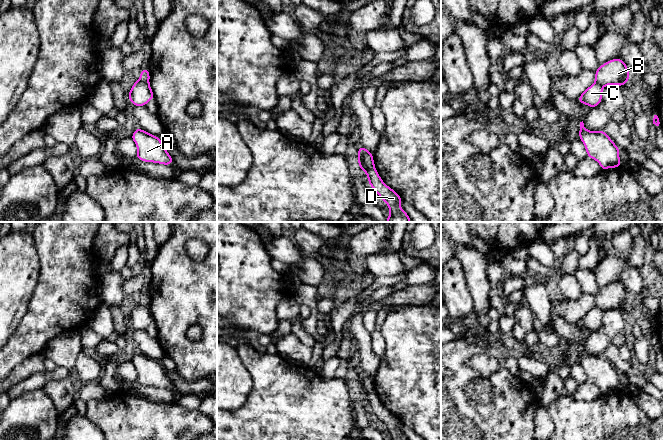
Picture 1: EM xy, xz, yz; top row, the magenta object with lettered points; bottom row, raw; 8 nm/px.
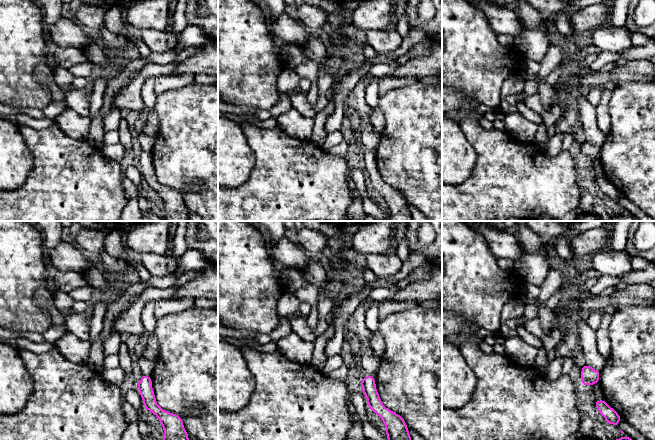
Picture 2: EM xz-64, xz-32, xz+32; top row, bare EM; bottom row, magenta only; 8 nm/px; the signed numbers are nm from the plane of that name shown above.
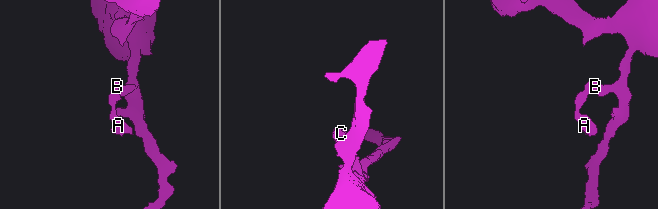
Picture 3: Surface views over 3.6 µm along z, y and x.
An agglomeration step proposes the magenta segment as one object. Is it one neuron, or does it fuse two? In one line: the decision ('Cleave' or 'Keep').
Cleave

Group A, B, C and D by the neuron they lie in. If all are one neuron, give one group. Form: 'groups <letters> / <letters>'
groups A C / B D

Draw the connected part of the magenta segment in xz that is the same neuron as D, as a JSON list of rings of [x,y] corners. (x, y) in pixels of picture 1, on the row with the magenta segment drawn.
[[[367,154],[359,159],[358,166],[367,174],[370,187],[388,205],[390,214],[386,222],[411,222],[409,215],[400,206],[400,202],[402,201],[401,196],[387,186],[379,176],[375,168],[373,154]]]

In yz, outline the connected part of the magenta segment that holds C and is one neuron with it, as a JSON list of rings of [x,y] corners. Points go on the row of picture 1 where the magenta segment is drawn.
[[[594,82],[578,97],[578,101],[580,104],[586,104],[592,109],[601,103],[602,93],[603,87]]]

